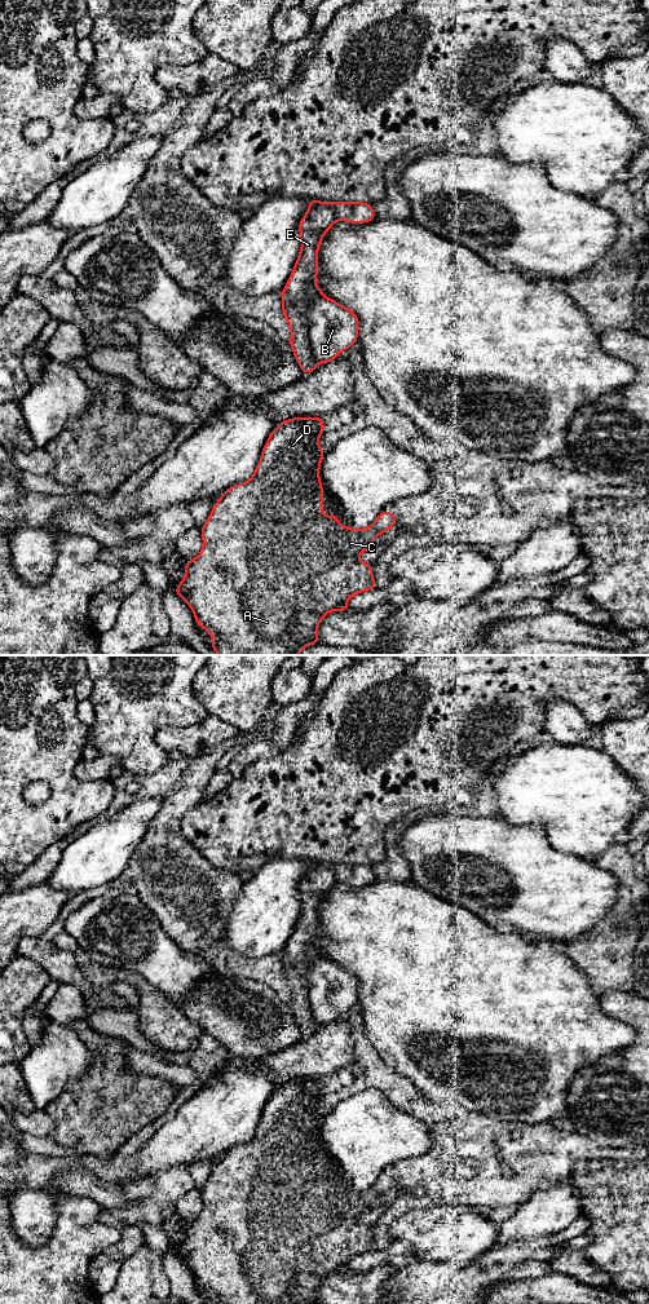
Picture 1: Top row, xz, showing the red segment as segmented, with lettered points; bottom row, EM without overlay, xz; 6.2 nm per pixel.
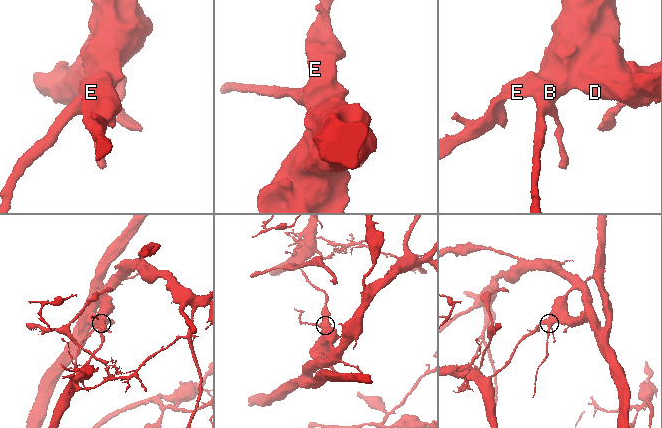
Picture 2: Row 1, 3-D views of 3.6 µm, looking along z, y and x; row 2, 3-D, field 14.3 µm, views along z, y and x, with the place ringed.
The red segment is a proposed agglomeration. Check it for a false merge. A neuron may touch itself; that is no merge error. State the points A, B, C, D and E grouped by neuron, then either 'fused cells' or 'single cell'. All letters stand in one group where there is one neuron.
groups A C D E / B; fused cells

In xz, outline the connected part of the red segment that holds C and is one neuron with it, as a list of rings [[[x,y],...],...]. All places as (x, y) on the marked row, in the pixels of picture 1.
[[[292,417],[279,421],[279,426],[273,429],[264,445],[260,460],[253,476],[242,483],[233,485],[212,507],[211,514],[200,527],[203,547],[198,557],[185,561],[185,578],[173,591],[193,610],[195,624],[204,628],[211,636],[211,647],[217,655],[299,655],[299,653],[310,645],[319,644],[318,626],[330,611],[346,611],[348,600],[361,592],[378,587],[372,575],[372,563],[365,563],[358,557],[359,553],[371,548],[372,542],[387,530],[394,527],[397,517],[389,510],[379,513],[376,520],[366,529],[345,527],[339,523],[339,516],[323,514],[323,485],[319,479],[319,468],[326,451],[318,445],[318,439],[324,430],[323,417]]]

